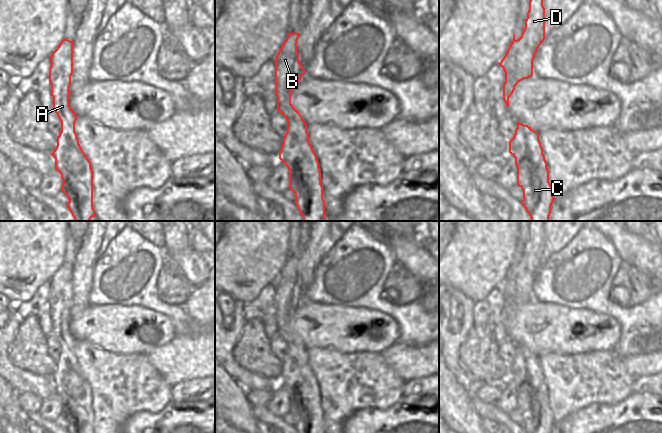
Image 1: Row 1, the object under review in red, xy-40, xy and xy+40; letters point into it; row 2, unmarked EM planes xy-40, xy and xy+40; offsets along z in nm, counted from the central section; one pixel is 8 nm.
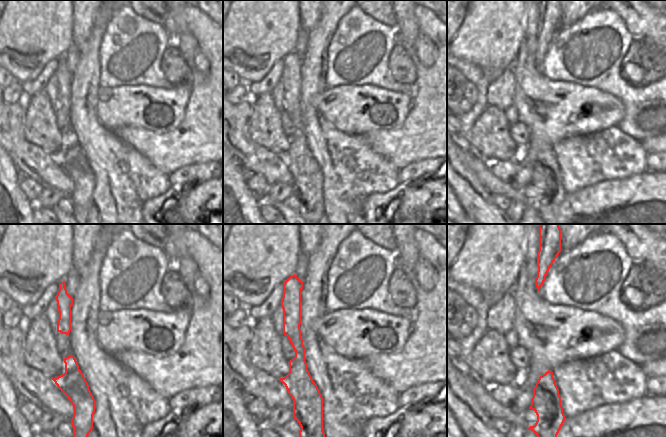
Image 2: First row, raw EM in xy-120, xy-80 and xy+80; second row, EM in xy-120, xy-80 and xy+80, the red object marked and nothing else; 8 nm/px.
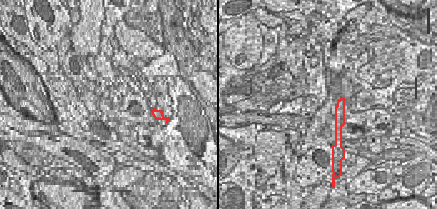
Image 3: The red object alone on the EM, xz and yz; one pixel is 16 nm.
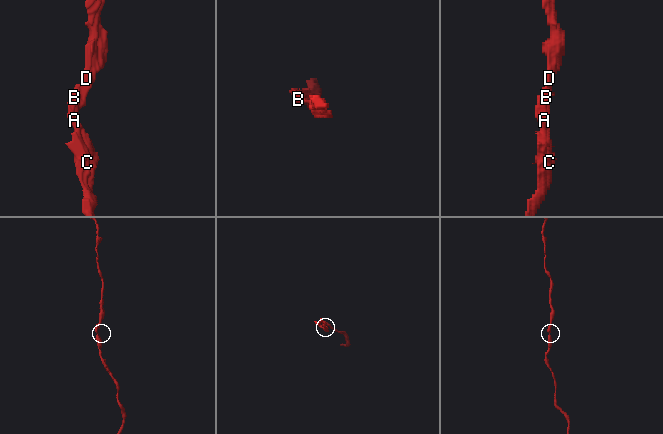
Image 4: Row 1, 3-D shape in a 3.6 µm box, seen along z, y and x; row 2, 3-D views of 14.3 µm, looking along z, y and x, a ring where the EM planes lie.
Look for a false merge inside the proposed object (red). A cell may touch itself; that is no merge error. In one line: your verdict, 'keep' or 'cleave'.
keep

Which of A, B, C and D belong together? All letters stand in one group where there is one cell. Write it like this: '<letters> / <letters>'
A B C D

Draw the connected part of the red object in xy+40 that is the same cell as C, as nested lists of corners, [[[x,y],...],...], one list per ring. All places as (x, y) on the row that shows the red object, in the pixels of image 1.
[[[517,122],[509,153],[515,158],[517,185],[523,190],[521,204],[531,221],[549,221],[555,198],[539,133]]]

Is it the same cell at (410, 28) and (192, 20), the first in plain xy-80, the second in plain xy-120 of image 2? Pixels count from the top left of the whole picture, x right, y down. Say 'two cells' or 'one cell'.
two cells

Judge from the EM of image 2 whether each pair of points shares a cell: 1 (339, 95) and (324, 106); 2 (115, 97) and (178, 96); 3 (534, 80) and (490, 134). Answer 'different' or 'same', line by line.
1: same
2: same
3: different

